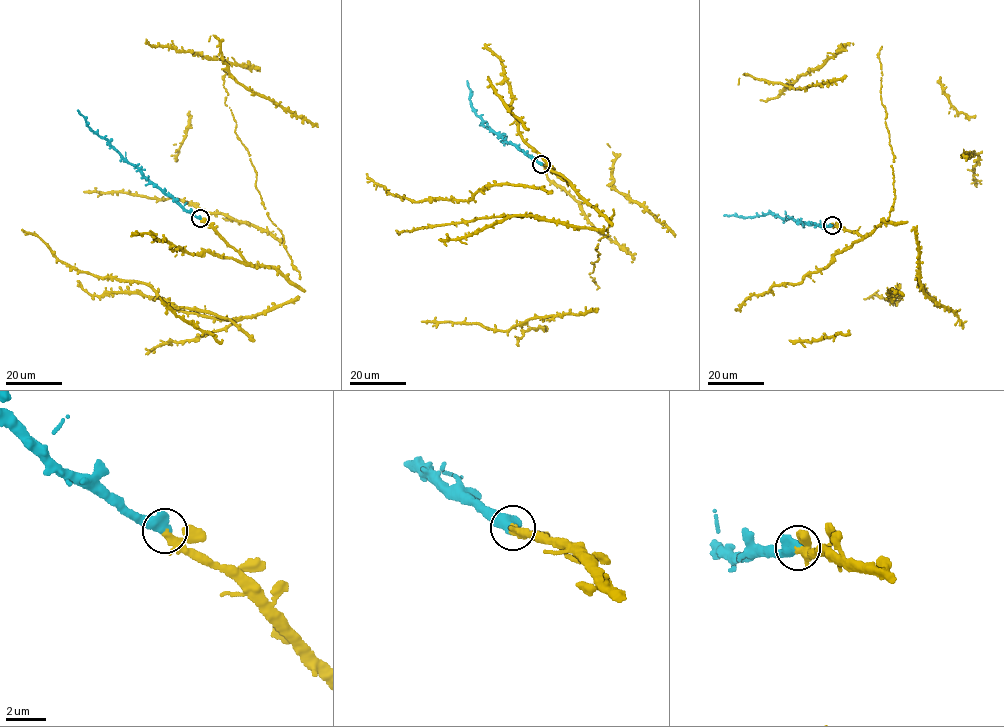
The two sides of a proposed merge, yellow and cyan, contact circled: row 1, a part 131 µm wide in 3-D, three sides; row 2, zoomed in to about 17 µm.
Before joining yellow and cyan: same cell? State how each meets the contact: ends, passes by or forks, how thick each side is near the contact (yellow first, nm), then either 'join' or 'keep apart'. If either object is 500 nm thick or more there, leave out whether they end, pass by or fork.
220/550 nm | join

